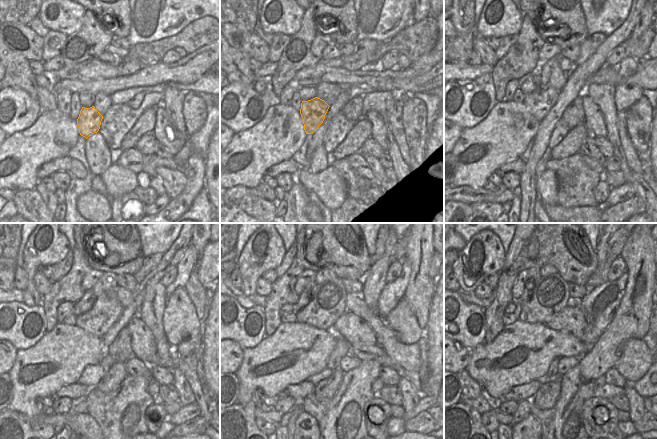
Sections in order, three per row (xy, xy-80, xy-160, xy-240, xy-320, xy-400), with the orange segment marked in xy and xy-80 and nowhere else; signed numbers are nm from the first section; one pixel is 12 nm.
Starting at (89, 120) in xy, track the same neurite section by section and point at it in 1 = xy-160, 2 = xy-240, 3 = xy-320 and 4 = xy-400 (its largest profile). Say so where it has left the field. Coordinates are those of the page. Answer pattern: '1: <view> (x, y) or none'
1: xy-160 (540, 102)
2: xy-240 (106, 308)
3: xy-320 (327, 304)
4: xy-400 (550, 294)

